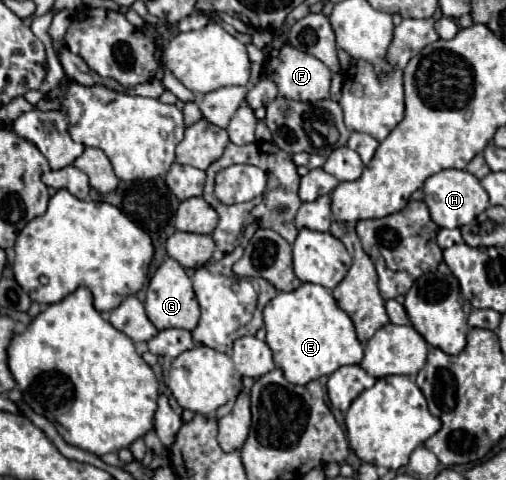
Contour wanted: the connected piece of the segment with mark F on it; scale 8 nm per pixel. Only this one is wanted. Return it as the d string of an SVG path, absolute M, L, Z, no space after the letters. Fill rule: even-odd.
M285 44L279 52L279 56L271 58L269 62L265 62L263 66L265 70L265 76L271 78L277 88L279 88L279 94L283 98L289 98L289 100L303 100L303 102L317 102L317 100L325 100L329 98L329 84L331 84L331 70L315 60L311 54L305 54L305 52L299 52L297 48L291 48L289 44Z

